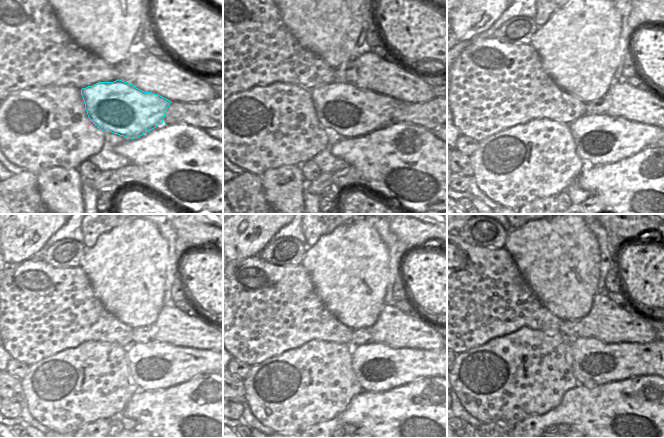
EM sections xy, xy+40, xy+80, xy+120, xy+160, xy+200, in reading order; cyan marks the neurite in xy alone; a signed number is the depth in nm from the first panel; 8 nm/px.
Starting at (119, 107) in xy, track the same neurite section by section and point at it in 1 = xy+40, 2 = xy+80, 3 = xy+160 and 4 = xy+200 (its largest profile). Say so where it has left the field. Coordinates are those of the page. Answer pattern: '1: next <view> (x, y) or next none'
1: next xy+40 (352, 112)
2: next xy+80 (600, 139)
3: next xy+160 (378, 368)
4: next xy+200 (593, 363)

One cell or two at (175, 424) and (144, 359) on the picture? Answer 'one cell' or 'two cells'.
two cells

